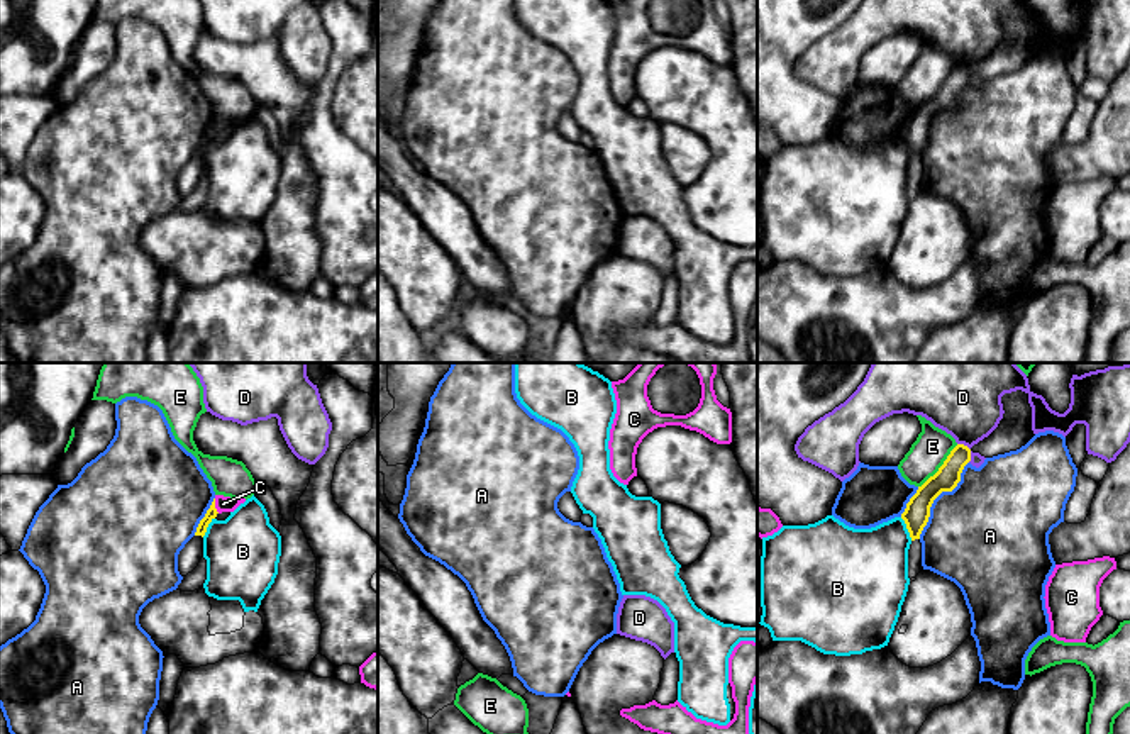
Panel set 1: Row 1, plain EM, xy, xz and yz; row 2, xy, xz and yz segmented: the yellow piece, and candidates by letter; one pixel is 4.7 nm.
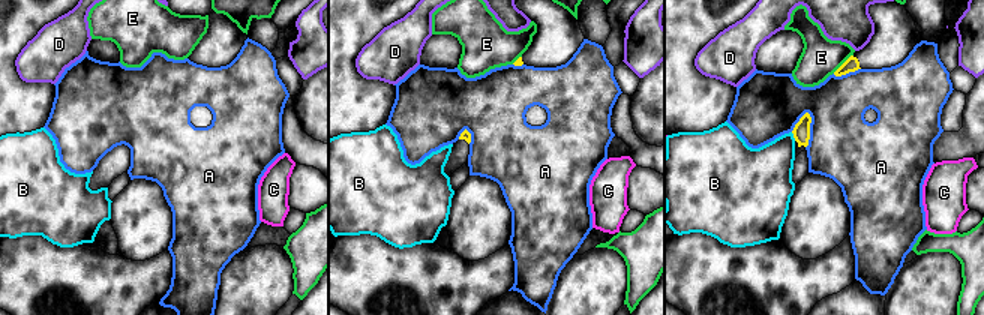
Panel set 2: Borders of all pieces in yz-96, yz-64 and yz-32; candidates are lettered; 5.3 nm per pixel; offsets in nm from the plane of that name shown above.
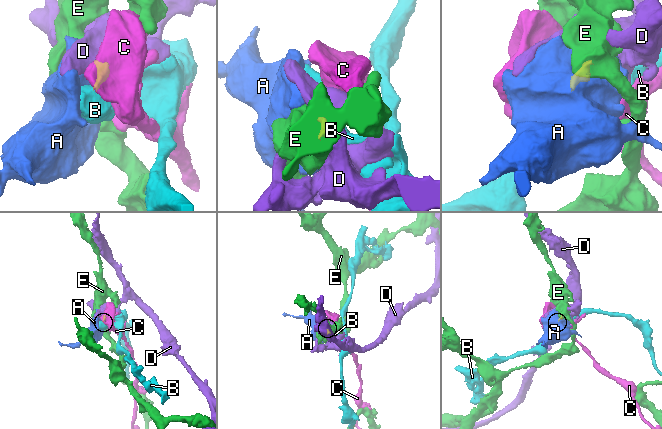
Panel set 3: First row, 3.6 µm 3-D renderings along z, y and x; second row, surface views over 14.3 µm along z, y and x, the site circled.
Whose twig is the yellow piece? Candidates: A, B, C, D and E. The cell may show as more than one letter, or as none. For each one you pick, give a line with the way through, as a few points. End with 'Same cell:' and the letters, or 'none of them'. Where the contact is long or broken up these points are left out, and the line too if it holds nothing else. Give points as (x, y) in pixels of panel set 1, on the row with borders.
Same cell: none of them

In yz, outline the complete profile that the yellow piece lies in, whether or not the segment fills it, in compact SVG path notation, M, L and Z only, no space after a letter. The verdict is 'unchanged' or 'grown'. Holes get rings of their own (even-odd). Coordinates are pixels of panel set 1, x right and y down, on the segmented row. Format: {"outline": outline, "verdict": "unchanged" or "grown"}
{"outline": "M957 444L939 471L930 476L906 503L901 519L906 524L911 541L920 539L930 517L930 507L942 492L952 492L961 481L964 466L971 461L971 449Z", "verdict": "unchanged"}

